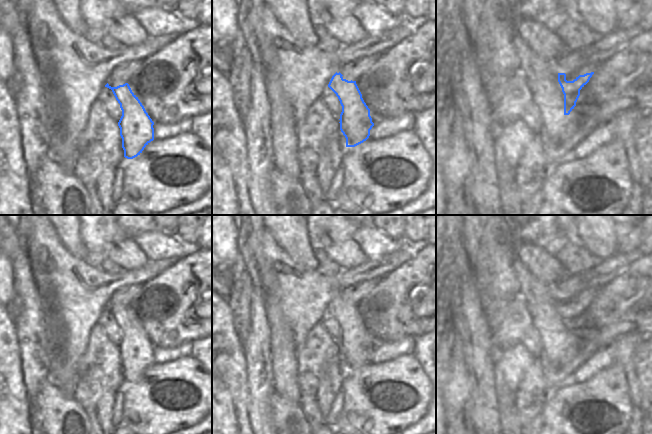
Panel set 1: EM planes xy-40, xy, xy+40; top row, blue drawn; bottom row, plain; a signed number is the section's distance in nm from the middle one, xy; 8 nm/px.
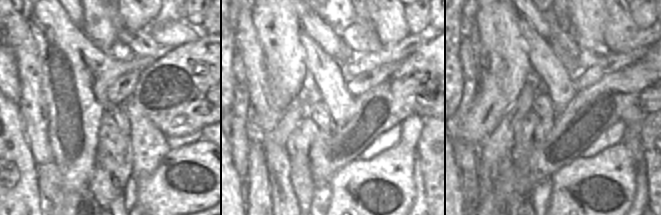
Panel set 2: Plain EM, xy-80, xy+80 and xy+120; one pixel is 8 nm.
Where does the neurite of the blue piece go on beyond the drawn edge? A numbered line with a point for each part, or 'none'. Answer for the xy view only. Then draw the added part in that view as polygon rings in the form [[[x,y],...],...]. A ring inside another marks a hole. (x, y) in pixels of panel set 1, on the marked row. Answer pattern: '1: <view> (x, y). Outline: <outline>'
none

